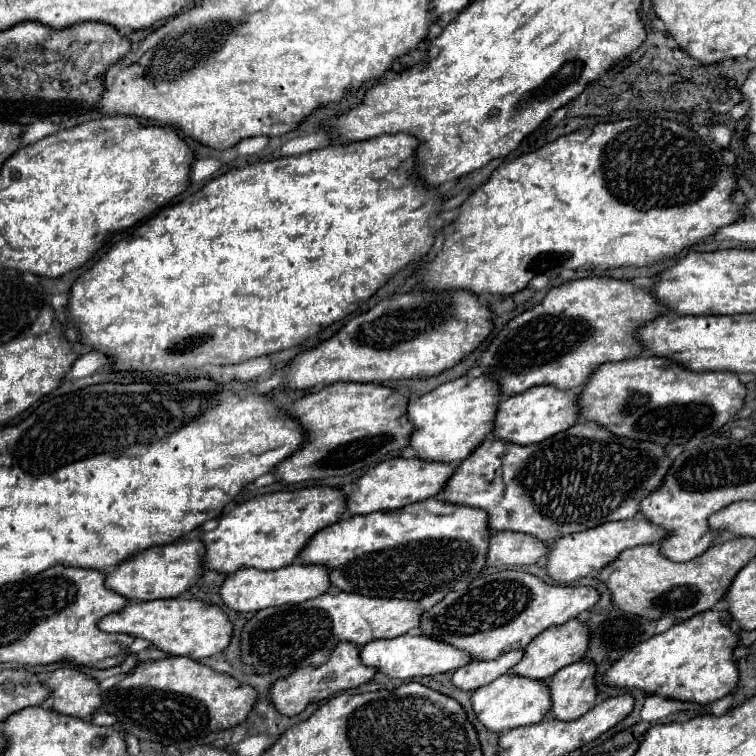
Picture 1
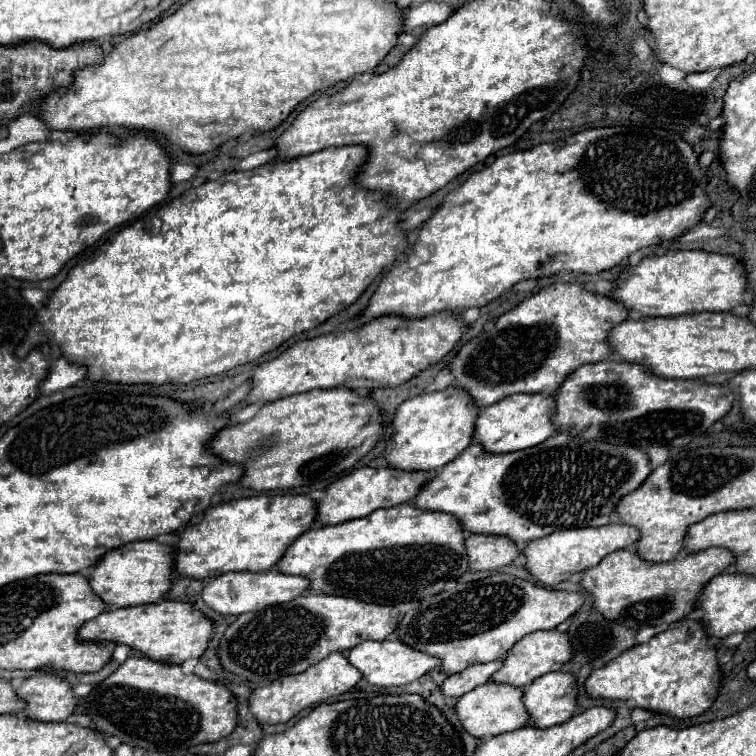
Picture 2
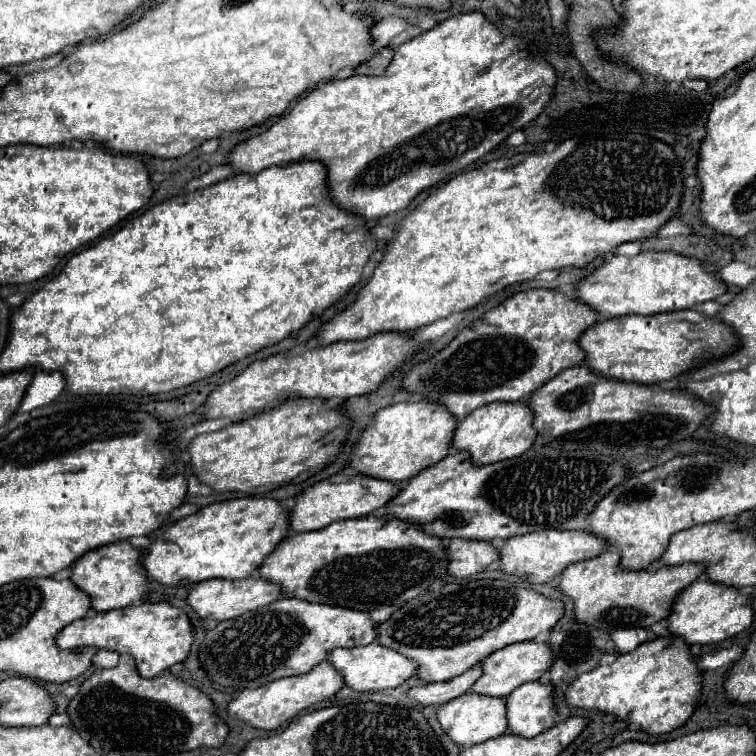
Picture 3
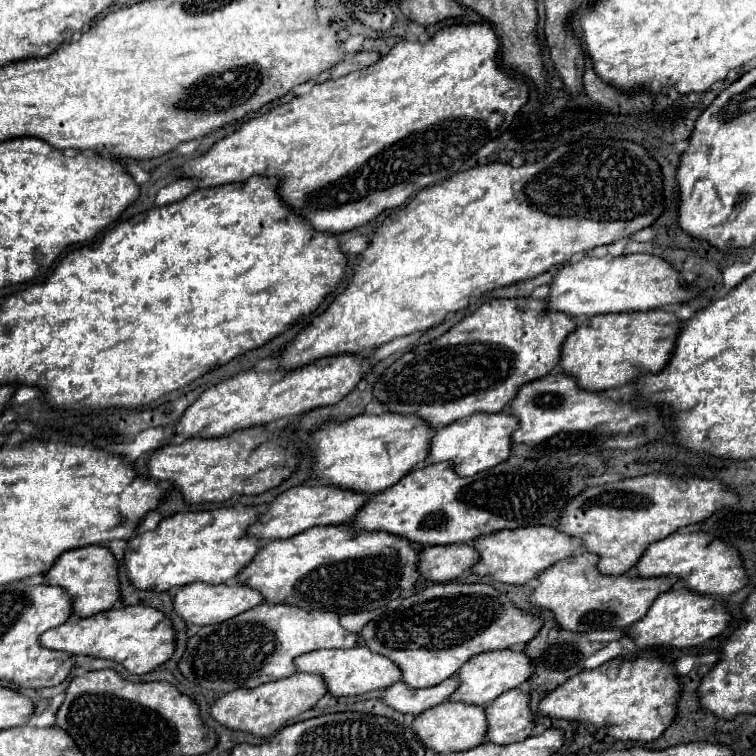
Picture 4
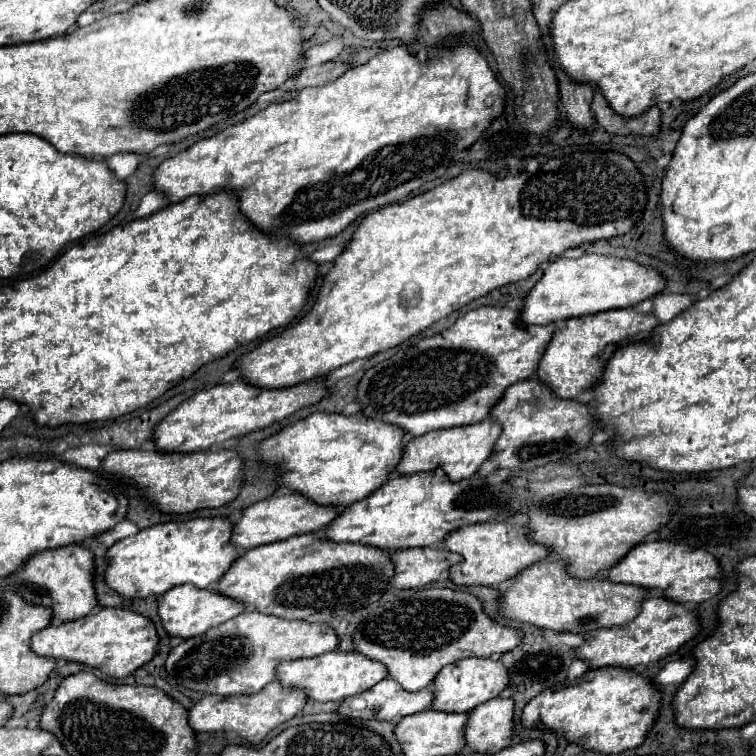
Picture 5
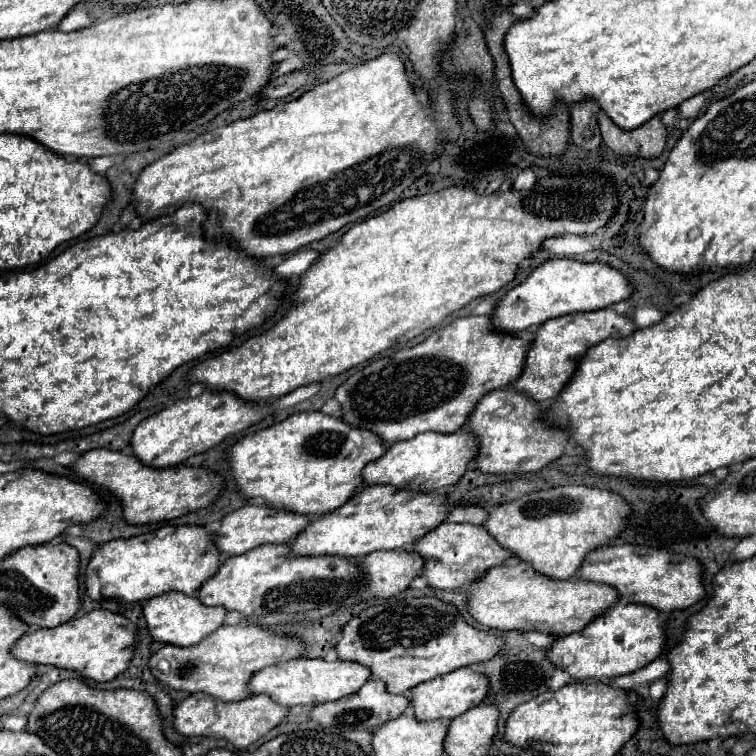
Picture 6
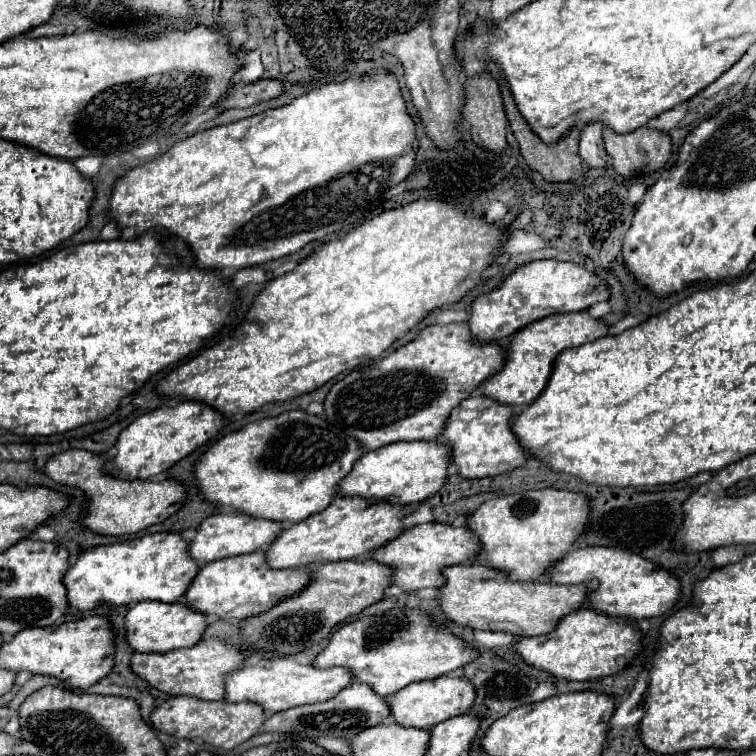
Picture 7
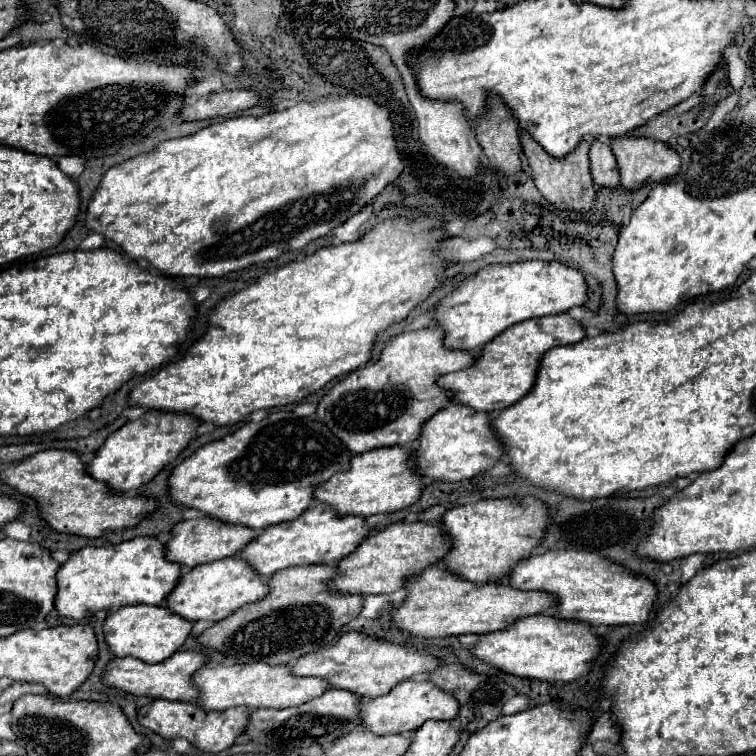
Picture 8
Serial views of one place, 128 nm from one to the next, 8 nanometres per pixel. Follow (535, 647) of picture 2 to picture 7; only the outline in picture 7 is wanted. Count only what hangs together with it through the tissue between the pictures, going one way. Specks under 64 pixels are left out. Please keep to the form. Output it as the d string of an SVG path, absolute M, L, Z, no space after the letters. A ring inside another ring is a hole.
M448 674L442 678L418 682L416 686L408 684L406 688L402 688L394 696L390 696L388 704L390 704L390 710L392 710L398 724L414 726L414 728L432 728L438 722L444 722L448 718L468 714L472 708L472 700L476 700L476 690L472 688L470 680L464 680L462 676Z

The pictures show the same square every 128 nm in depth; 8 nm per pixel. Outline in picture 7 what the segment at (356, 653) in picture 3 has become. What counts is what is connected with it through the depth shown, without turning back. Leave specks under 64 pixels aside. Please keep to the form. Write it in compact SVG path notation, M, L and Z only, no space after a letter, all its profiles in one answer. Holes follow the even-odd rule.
M292 658L260 660L256 666L248 664L226 676L226 702L256 702L264 708L266 714L290 710L302 704L324 702L336 696L344 686L352 684L352 670L346 668L316 668L312 664L300 664Z

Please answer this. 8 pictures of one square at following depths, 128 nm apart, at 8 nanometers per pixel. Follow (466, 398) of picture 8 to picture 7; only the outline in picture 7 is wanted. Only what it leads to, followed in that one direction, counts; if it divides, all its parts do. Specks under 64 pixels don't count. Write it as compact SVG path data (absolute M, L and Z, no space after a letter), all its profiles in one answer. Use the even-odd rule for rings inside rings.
M576 312L576 314L552 314L548 318L542 318L538 322L528 324L516 336L510 340L508 348L508 360L504 362L504 368L488 378L482 386L480 392L484 396L490 396L502 404L510 404L516 410L522 410L530 406L546 388L554 362L560 356L562 350L580 346L584 342L594 342L602 336L608 334L608 324L604 320L592 318L588 312Z

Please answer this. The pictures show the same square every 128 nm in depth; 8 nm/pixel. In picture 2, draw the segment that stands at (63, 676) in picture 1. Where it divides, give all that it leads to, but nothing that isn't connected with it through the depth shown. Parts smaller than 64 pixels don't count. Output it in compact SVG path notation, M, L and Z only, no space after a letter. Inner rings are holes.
M36 674L16 692L28 704L24 716L30 720L62 722L70 718L78 706L72 686L58 674Z

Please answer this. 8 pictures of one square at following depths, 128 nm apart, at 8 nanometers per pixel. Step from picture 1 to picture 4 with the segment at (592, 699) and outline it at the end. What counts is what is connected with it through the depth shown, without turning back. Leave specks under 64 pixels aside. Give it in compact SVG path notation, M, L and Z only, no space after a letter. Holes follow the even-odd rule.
M518 688L504 692L492 704L488 704L486 714L490 726L486 740L492 744L512 744L526 740L536 726L530 712L528 692Z

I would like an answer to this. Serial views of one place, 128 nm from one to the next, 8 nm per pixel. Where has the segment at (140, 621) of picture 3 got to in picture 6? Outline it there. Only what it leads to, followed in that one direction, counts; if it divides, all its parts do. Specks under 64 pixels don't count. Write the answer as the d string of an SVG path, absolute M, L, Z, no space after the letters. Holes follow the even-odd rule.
M92 610L56 628L38 628L24 634L12 648L12 656L32 664L52 664L56 668L76 670L96 682L114 680L122 674L136 650L138 626L110 610Z

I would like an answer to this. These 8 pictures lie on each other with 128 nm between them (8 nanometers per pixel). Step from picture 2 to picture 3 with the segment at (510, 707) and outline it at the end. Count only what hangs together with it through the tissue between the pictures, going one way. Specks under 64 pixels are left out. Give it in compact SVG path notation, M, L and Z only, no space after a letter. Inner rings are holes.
M466 692L458 696L456 700L450 700L438 708L438 720L442 728L446 730L448 738L452 738L456 744L462 748L474 746L480 742L486 742L490 738L502 736L508 732L508 722L506 722L506 698L494 698L494 696L484 696L476 692Z

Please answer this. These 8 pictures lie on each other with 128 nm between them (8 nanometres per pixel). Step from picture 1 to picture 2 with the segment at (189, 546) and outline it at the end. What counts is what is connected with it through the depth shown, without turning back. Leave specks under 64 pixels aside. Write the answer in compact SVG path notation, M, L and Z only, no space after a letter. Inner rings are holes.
M148 540L148 542L130 542L122 548L110 550L100 560L100 564L94 566L90 586L108 606L120 608L162 600L172 588L172 578L174 578L174 548L158 544L156 540Z

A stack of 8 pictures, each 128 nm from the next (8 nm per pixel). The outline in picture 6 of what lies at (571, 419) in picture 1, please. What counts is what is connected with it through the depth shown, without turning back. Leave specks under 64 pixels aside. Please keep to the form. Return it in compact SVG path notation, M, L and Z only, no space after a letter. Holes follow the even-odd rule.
M460 430L460 432L452 432L452 434L436 434L436 432L426 432L426 434L418 434L410 440L404 440L404 442L396 442L388 448L388 452L376 460L376 462L370 462L366 468L364 468L364 482L366 484L394 484L398 488L414 488L414 490L444 490L446 486L450 484L456 484L462 474L466 472L468 464L476 458L478 454L478 442L476 442L476 436L472 432L466 432L466 430Z

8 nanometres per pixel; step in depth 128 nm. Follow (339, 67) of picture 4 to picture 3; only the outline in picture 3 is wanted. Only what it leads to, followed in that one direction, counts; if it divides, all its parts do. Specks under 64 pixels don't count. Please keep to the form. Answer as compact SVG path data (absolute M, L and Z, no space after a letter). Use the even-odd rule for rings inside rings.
M382 48L370 62L362 64L356 68L356 74L368 74L368 76L380 76L388 64L392 62L392 56L394 56L394 48Z

